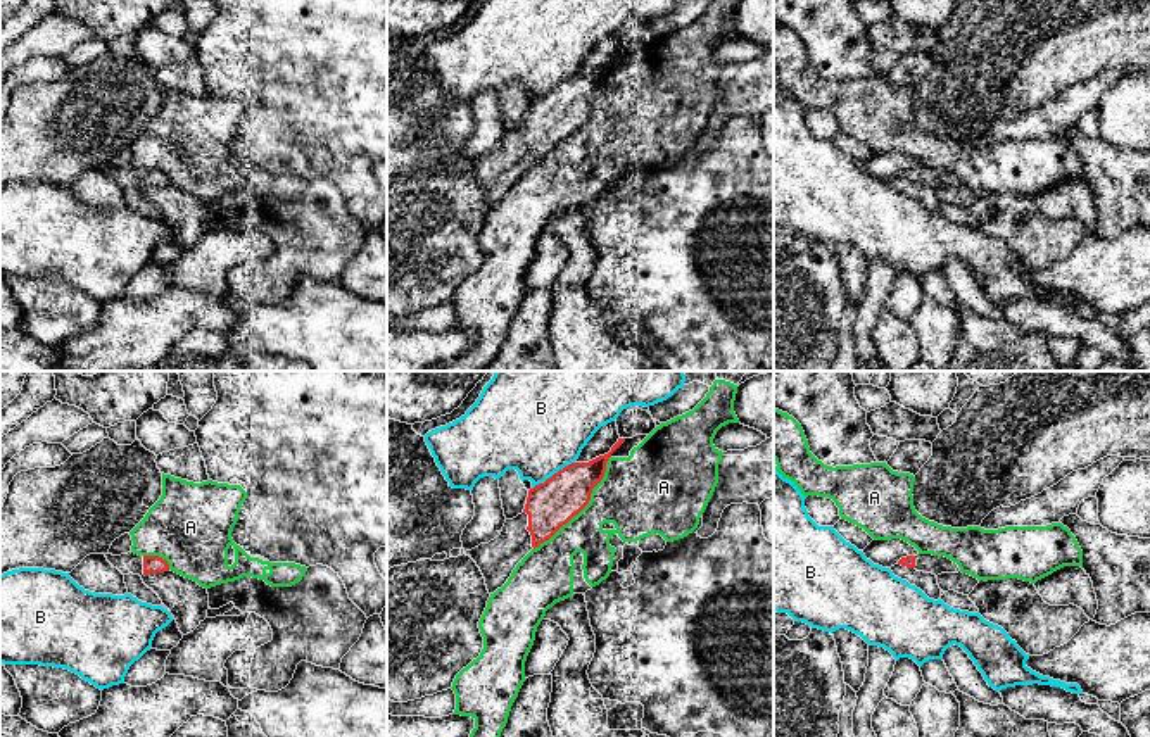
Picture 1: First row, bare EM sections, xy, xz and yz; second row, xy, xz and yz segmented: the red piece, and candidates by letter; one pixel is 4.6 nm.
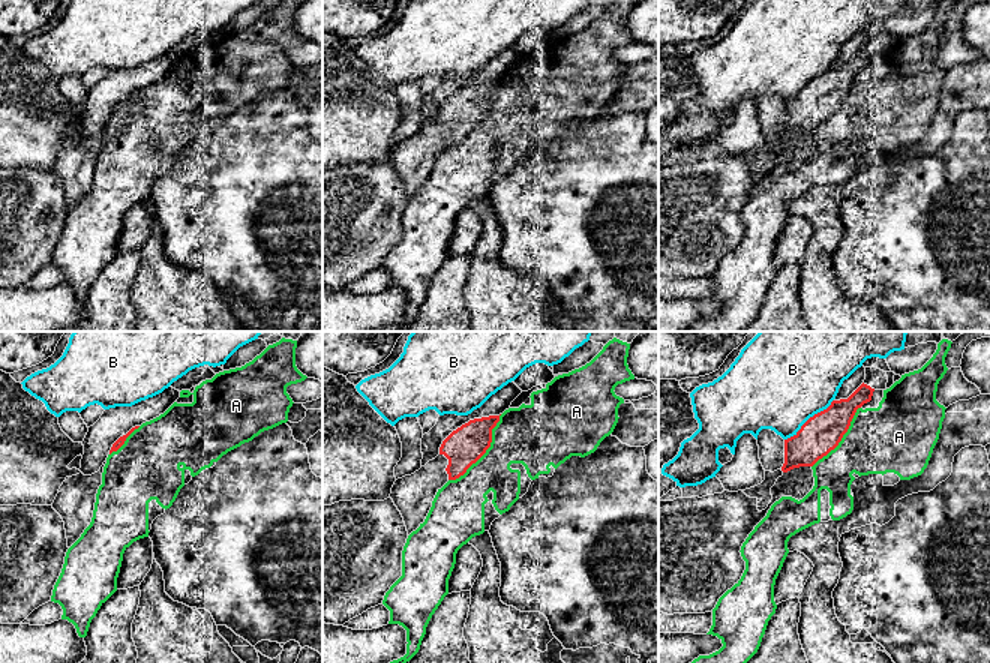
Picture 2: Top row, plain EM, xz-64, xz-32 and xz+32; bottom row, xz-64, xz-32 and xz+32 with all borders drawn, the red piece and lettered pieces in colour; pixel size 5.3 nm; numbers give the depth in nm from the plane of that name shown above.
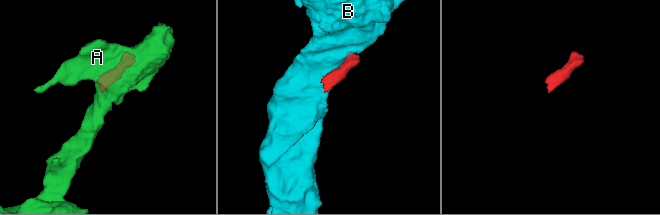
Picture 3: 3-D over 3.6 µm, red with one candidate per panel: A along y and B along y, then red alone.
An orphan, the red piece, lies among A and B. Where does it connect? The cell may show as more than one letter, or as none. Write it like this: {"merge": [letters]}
{"merge": []}

